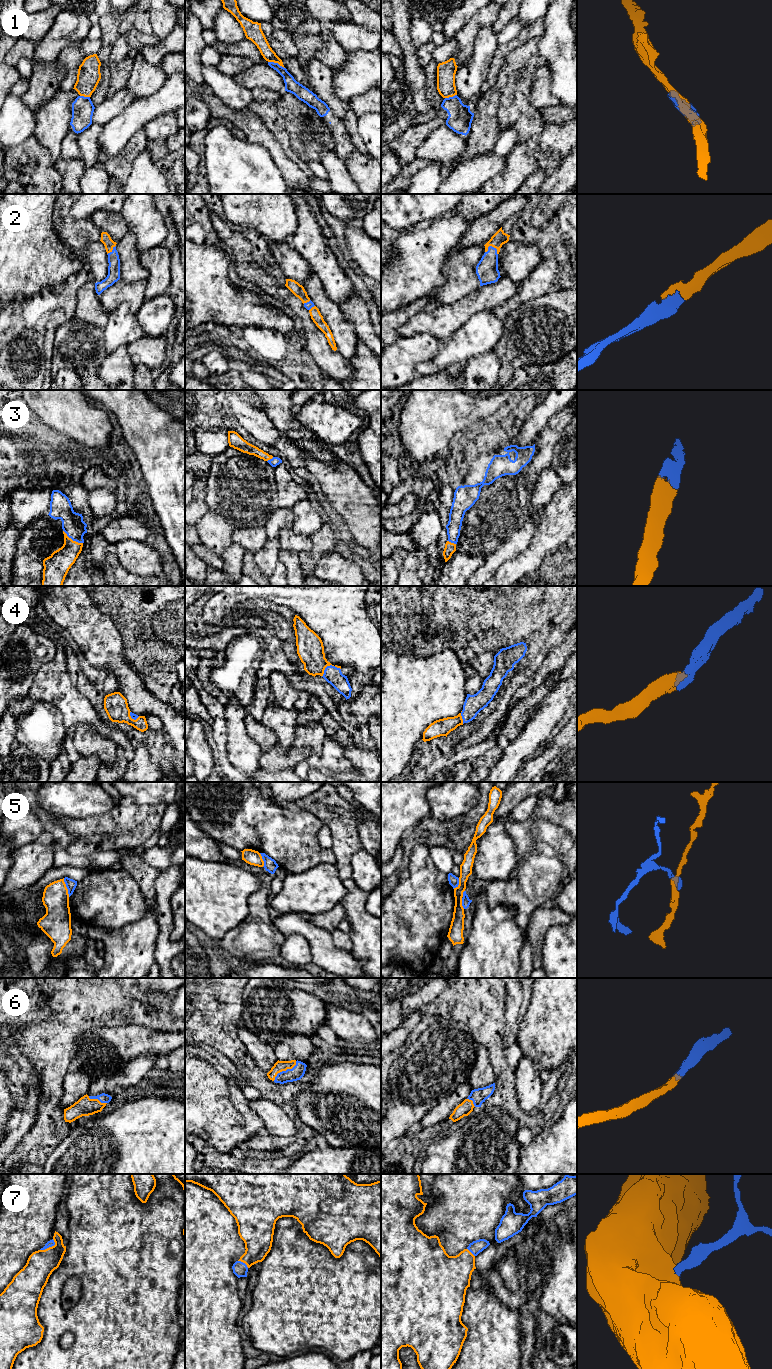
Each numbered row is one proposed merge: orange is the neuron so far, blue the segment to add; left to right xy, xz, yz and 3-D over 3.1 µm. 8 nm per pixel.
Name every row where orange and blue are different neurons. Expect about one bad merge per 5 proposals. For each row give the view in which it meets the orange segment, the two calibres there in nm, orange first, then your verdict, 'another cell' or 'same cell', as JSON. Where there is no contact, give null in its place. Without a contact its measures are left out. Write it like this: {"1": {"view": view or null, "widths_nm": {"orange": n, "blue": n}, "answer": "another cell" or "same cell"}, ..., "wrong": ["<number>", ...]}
{"1": {"view": "xz", "widths_nm": {"orange": 110, "blue": 110}, "answer": "another cell"}, "2": {"view": "yz", "widths_nm": {"orange": 110, "blue": 180}, "answer": "same cell"}, "3": {"view": "xy", "widths_nm": {"orange": 200, "blue": 180}, "answer": "same cell"}, "4": {"view": "xz", "widths_nm": {"orange": 220, "blue": 140}, "answer": "same cell"}, "5": {"view": "xy", "widths_nm": {"orange": 220, "blue": 90}, "answer": "another cell"}, "6": {"view": "xz", "widths_nm": {"orange": 90, "blue": 110}, "answer": "same cell"}, "7": {"view": "xy", "widths_nm": {"orange": 220, "blue": 50}, "answer": "same cell"}, "wrong": ["1", "5"]}

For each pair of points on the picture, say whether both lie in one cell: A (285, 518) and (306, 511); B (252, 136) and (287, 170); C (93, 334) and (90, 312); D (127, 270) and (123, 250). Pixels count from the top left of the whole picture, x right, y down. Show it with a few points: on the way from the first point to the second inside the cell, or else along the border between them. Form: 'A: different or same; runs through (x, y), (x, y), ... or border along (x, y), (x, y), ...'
A: different; border along (290, 508), (293, 514), (292, 527)
B: same; runs through (263, 138), (277, 152), (281, 159)
C: different; border along (75, 316), (101, 329)
D: same; runs through (127, 265), (127, 255)

